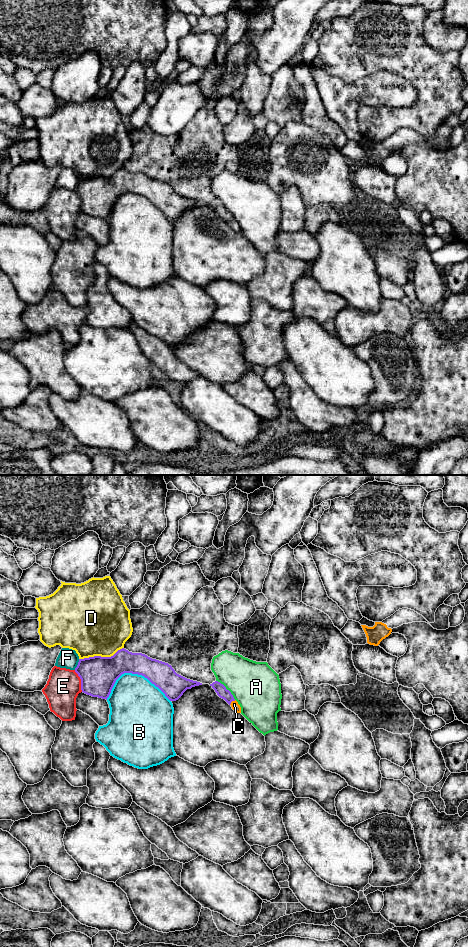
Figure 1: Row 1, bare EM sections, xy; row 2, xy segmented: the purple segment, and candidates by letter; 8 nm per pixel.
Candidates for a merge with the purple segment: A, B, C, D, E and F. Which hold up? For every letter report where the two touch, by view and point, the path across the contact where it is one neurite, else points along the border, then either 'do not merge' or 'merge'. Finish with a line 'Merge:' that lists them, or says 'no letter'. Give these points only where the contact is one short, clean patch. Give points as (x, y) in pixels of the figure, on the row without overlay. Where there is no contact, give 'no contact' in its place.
A: contact xy (226, 209); do not merge
B: contact xy (135, 193); do not merge
C: contact xy (232, 220); way xy (220, 209), (232, 220), (235, 226); merge
D: contact xy (100, 176); do not merge
E: contact xy (81, 201); do not merge
F: contact xy (78, 184); do not merge
Merge: C

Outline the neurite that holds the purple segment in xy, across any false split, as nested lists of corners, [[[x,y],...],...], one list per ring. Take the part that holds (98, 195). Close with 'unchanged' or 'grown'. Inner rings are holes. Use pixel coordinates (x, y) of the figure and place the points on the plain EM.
[[[124,168],[111,177],[79,179],[75,192],[81,199],[83,213],[106,220],[116,200],[124,193],[144,196],[170,221],[178,220],[187,209],[202,205],[177,194],[168,183],[142,173],[129,172]]] | unchanged

